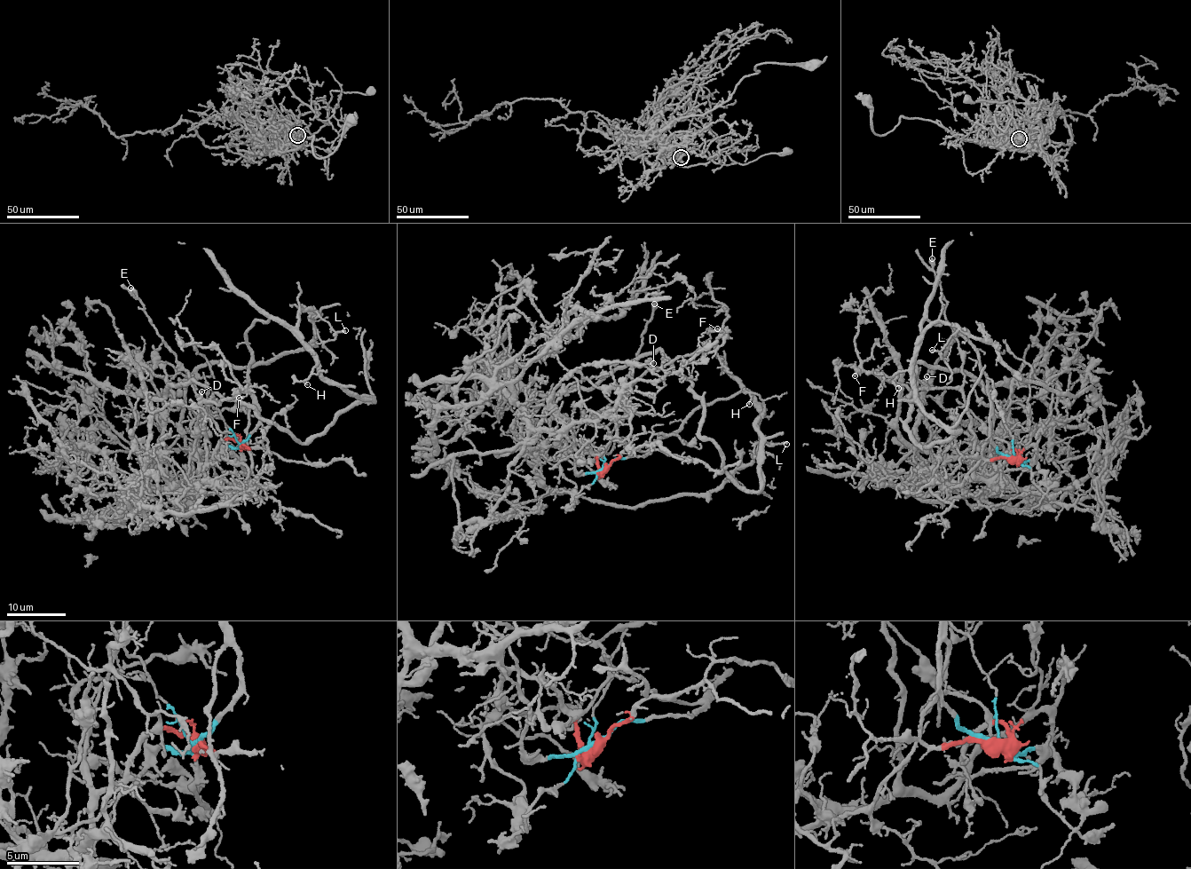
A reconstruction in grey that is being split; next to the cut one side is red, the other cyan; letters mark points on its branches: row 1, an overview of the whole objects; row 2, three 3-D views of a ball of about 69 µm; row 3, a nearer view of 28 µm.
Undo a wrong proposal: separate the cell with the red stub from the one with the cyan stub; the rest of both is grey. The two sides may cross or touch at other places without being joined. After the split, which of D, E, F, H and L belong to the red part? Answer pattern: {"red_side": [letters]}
{"red_side": ["D", "E", "F"]}

